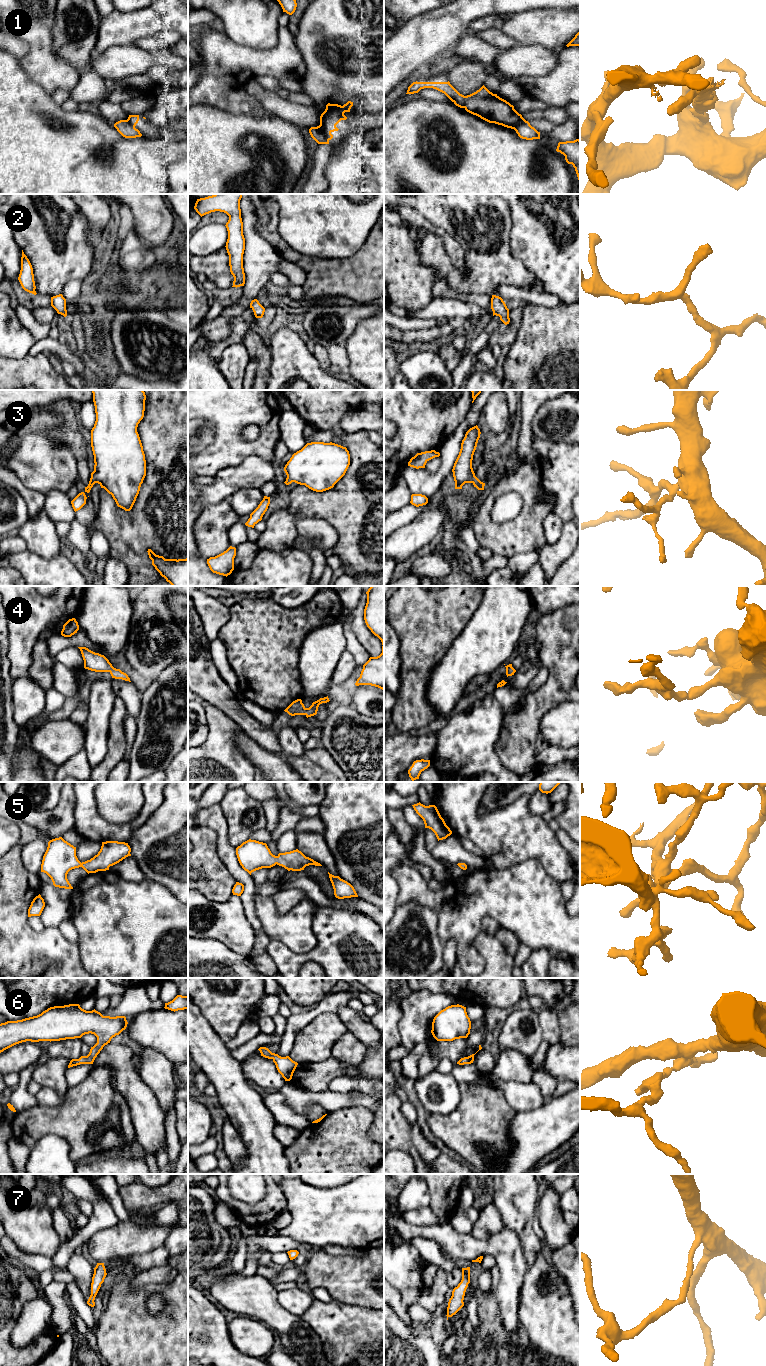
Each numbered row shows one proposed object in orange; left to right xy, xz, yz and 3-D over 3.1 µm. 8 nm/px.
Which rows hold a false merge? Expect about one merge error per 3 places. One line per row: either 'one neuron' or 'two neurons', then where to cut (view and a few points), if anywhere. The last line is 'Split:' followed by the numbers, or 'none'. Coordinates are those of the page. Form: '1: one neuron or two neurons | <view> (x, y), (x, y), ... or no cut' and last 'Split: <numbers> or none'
1: two neurons | xz (319, 125), (328, 140)
2: one neuron | no cut
3: one neuron | no cut
4: one neuron | no cut
5: one neuron | no cut
6: one neuron | no cut
7: one neuron | no cut
Split: 1

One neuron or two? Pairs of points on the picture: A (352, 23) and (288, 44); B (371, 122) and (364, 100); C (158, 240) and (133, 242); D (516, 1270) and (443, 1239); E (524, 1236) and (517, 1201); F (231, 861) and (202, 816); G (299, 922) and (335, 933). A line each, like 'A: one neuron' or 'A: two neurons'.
A: two neurons
B: two neurons
C: two neurons
D: one neuron
E: one neuron
F: one neuron
G: two neurons

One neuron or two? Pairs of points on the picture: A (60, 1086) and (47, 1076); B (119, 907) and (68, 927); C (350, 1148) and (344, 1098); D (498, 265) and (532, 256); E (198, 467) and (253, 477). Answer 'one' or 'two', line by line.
A: one
B: two
C: two
D: two
E: two

